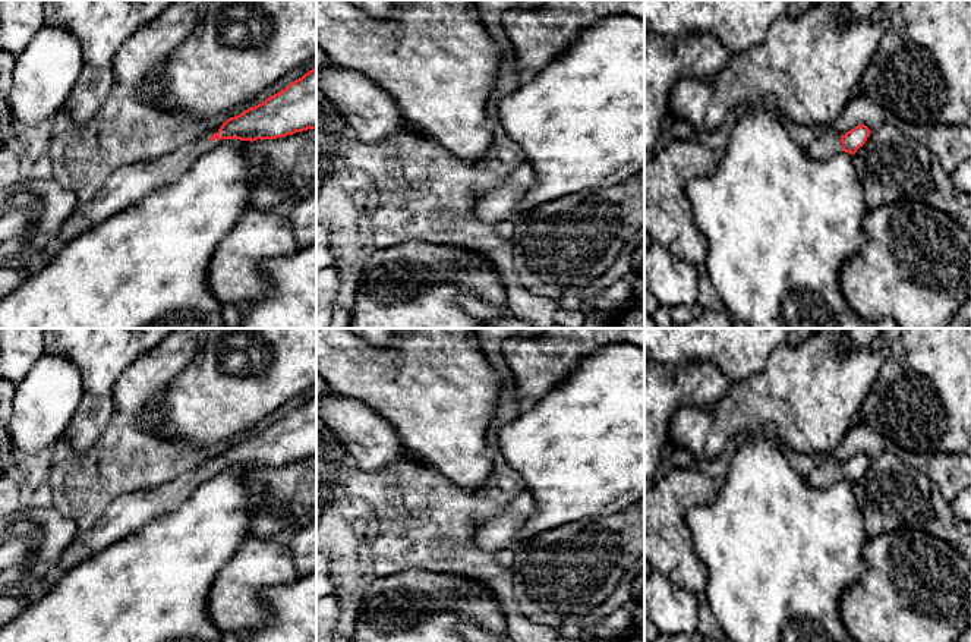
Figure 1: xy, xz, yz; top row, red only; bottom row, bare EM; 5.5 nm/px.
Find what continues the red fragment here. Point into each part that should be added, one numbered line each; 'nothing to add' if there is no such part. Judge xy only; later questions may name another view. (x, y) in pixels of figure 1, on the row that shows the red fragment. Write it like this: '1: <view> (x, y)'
1: xy (131, 183)

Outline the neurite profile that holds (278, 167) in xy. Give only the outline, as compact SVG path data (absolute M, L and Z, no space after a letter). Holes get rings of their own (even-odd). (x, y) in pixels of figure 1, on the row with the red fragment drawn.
M316 129L275 139L256 139L245 152L249 155L249 208L272 210L291 193L316 192Z

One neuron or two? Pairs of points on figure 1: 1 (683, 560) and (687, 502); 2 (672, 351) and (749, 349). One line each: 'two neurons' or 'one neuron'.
1: one neuron
2: one neuron

